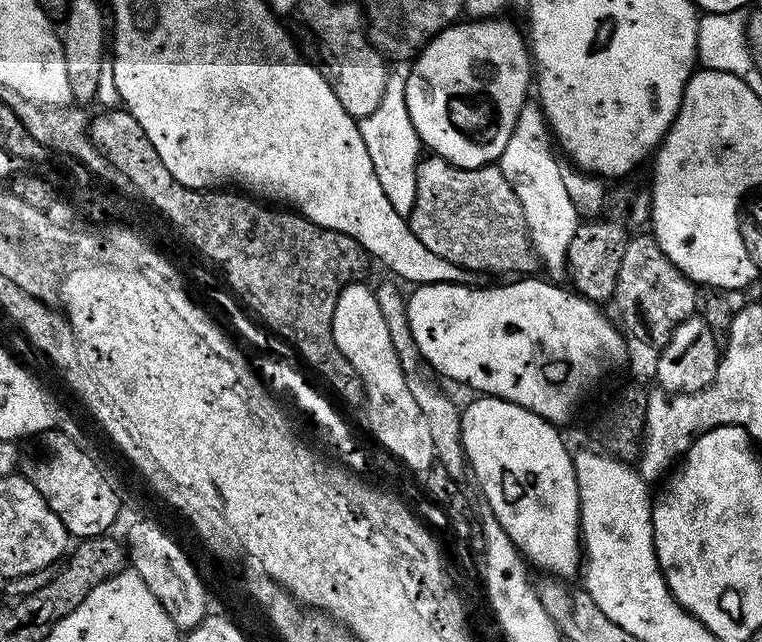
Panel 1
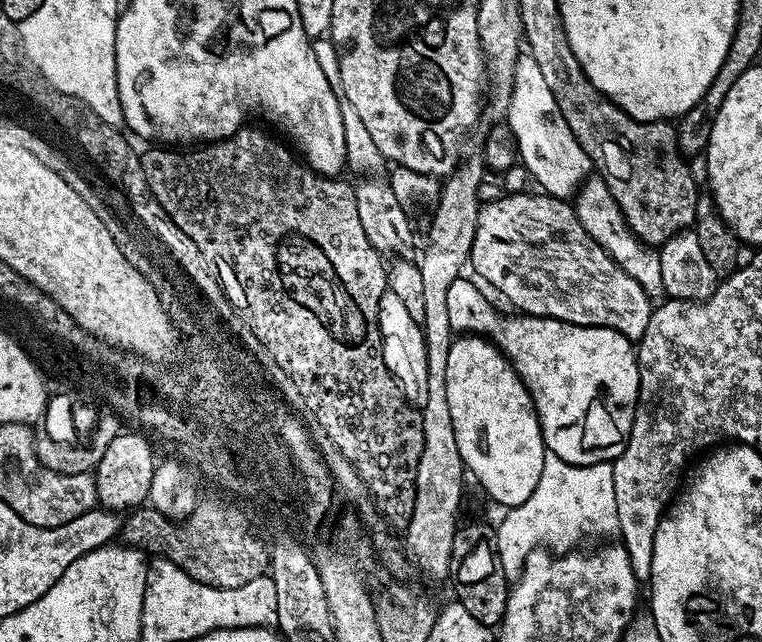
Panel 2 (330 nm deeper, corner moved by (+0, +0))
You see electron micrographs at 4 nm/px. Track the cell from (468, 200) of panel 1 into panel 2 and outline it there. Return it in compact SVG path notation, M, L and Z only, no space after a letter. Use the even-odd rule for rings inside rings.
M516 192L513 196L500 196L497 200L490 201L489 204L488 201L481 203L478 222L476 223L476 233L474 234L474 242L472 243L470 268L473 268L473 270L477 272L475 275L479 277L489 289L491 289L490 287L497 288L497 290L516 307L513 309L519 310L521 313L529 316L549 316L555 320L565 320L578 326L598 326L599 328L618 330L627 340L633 342L639 341L640 335L646 330L646 326L652 317L654 311L653 301L642 290L640 283L634 278L630 278L630 274L626 274L626 270L619 268L614 262L614 258L610 258L610 254L606 254L606 250L602 246L598 246L594 242L594 238L590 238L590 234L586 234L582 222L576 216L575 207L573 207L567 199L547 194L539 195L540 196L535 196L532 192Z

